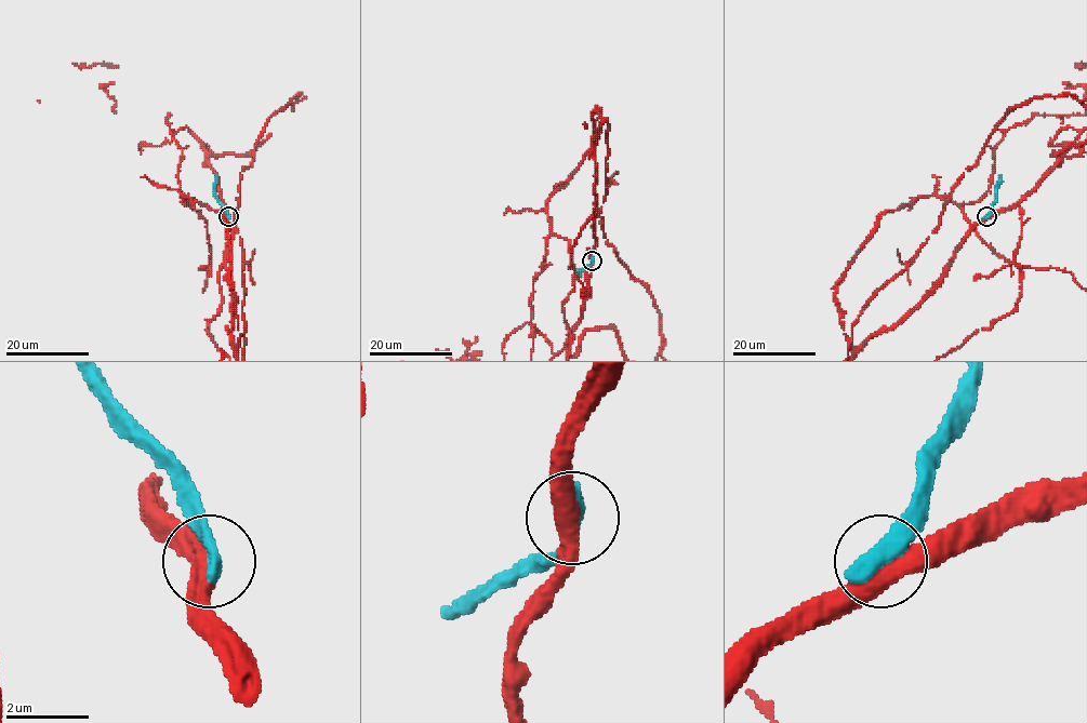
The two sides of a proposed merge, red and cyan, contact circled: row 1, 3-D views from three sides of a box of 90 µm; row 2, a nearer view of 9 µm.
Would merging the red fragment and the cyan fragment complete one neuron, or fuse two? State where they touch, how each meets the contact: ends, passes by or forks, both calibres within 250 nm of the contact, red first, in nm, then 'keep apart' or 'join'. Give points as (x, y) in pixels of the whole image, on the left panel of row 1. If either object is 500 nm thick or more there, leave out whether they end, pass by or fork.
(228, 216) | red passes by | cyan ends | 460/480 nm | keep apart

